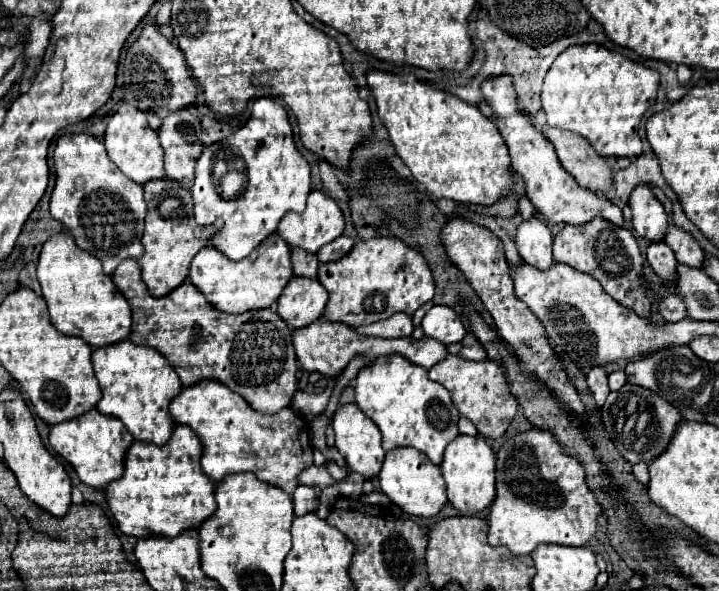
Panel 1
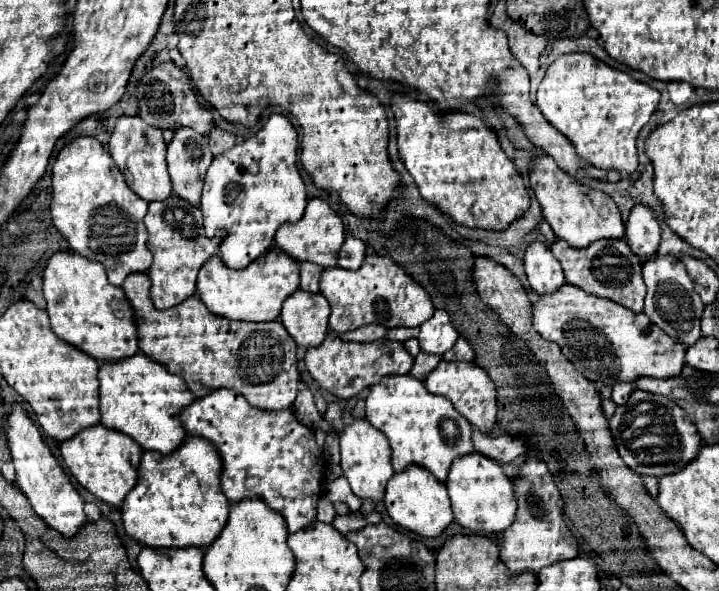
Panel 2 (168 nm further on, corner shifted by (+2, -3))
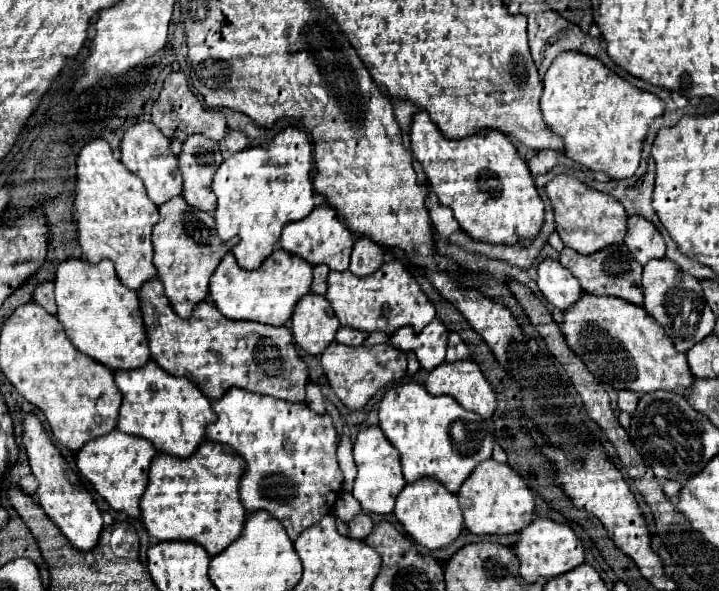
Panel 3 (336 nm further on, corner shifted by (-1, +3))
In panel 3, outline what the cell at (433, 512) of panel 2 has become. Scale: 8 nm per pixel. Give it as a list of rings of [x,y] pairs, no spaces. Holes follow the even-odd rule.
[[[420,478],[416,482],[410,482],[402,488],[402,492],[396,498],[396,506],[394,506],[394,516],[398,518],[398,522],[404,526],[404,530],[424,548],[436,550],[436,548],[444,548],[450,542],[456,540],[456,536],[460,534],[460,530],[464,528],[462,522],[462,514],[456,502],[456,494],[448,492],[438,480],[434,478]]]

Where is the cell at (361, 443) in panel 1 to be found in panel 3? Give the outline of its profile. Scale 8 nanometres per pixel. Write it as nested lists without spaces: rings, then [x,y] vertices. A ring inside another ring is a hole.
[[[366,426],[358,432],[354,442],[354,462],[358,468],[358,476],[354,480],[352,496],[360,502],[362,510],[368,514],[390,514],[394,510],[396,494],[406,486],[406,480],[400,470],[400,454],[398,450],[384,438],[378,426]]]

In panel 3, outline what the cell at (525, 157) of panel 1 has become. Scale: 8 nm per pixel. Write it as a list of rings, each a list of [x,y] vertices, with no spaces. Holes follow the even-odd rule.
[[[560,174],[546,184],[546,194],[554,208],[556,230],[564,242],[564,246],[574,248],[580,254],[592,254],[594,250],[602,250],[610,244],[620,244],[626,234],[626,210],[624,206],[610,194],[588,188],[584,182],[576,180],[570,174]]]

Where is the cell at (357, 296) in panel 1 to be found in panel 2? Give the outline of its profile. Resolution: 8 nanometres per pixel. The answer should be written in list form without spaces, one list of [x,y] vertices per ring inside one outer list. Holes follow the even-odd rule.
[[[367,256],[363,266],[355,272],[345,268],[325,268],[321,274],[321,294],[331,304],[329,328],[337,334],[357,330],[367,324],[379,324],[383,328],[415,328],[435,312],[429,294],[387,256]]]

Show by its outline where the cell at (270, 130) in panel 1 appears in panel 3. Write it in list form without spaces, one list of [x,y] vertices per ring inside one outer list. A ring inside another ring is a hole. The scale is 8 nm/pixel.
[[[288,126],[282,128],[266,146],[250,146],[224,160],[212,180],[212,192],[218,198],[214,218],[222,240],[240,236],[232,254],[240,268],[254,270],[276,250],[284,224],[302,220],[314,208],[312,188],[312,146],[306,132]]]

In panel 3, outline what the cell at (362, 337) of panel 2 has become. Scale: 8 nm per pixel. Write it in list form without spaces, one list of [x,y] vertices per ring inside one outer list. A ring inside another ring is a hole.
[[[338,328],[336,332],[336,342],[348,344],[348,346],[360,346],[366,340],[366,332],[362,330],[354,330],[354,328]]]

